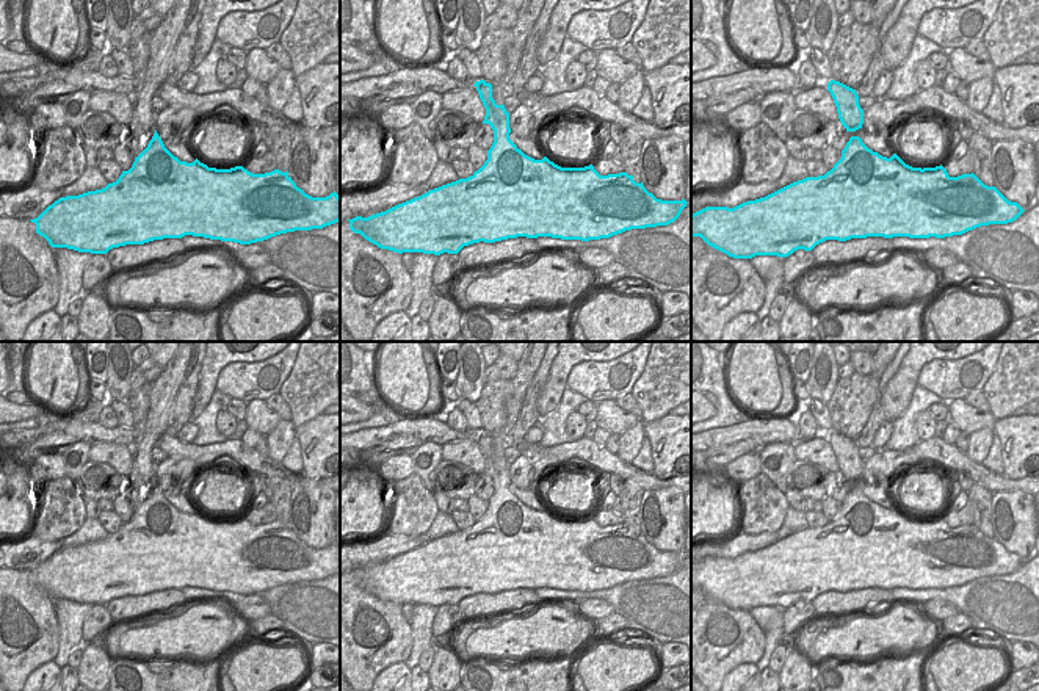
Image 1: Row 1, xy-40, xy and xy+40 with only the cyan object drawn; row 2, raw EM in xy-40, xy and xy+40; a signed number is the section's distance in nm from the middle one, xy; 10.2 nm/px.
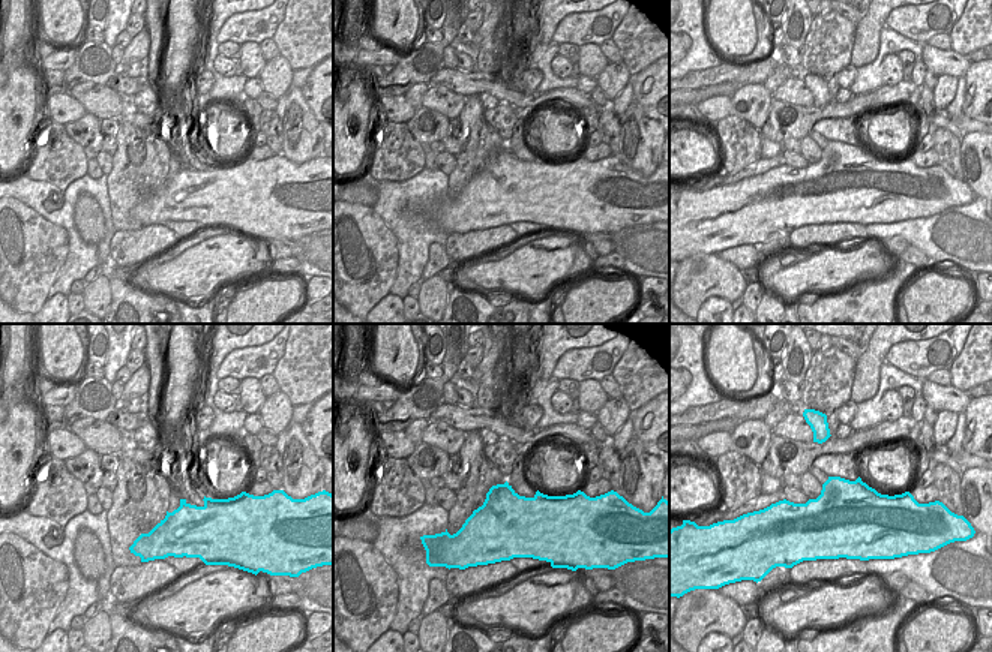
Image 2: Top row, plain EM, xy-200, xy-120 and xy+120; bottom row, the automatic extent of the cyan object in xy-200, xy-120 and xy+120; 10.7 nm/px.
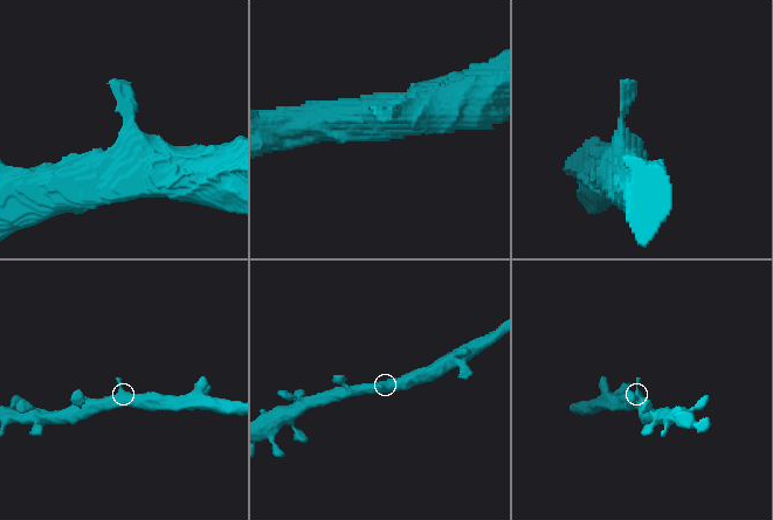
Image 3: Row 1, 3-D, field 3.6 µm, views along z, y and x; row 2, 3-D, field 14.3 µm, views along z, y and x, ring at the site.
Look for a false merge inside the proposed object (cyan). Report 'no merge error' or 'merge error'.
no merge error

